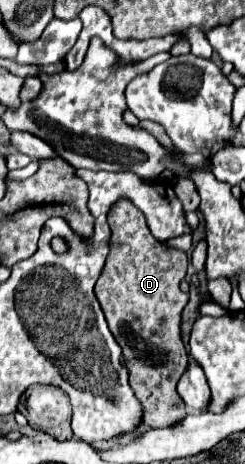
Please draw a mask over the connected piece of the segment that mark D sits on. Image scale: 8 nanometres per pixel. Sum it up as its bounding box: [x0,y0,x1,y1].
[95,200,189,428]

